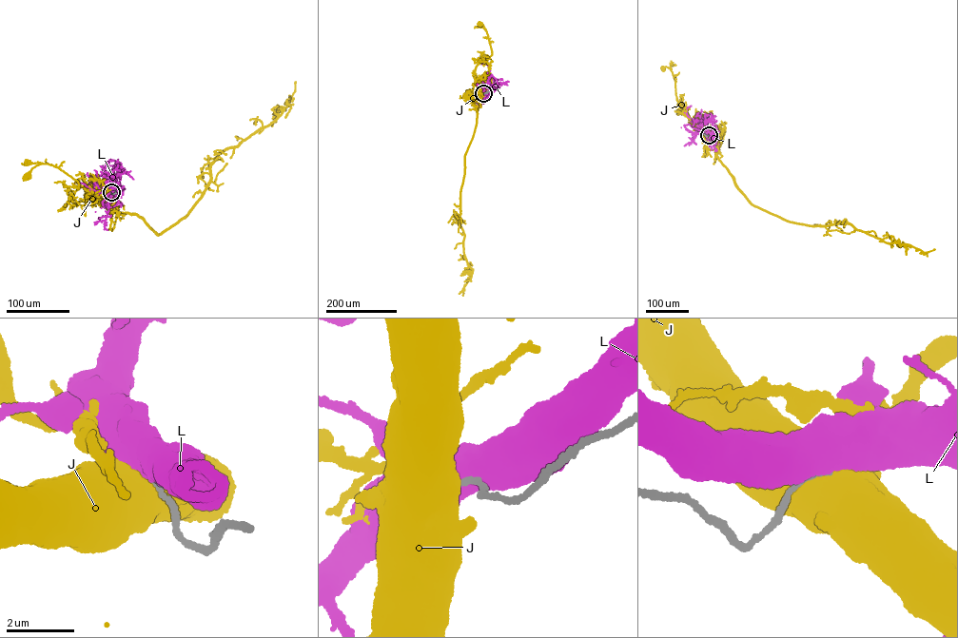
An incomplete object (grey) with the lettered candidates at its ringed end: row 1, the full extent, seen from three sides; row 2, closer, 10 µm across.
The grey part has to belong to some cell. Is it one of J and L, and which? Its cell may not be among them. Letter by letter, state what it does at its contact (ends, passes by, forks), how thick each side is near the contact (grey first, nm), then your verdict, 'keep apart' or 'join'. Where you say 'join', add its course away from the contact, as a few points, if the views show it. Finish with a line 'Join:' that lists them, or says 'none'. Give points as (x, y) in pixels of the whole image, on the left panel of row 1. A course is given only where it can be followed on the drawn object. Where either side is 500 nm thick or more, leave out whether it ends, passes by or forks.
J: 190 nm thick on the grey side, 1100 nm on the other; keep apart
L: 200 nm thick on the grey side, 800 nm on the other; keep apart
Join: none

